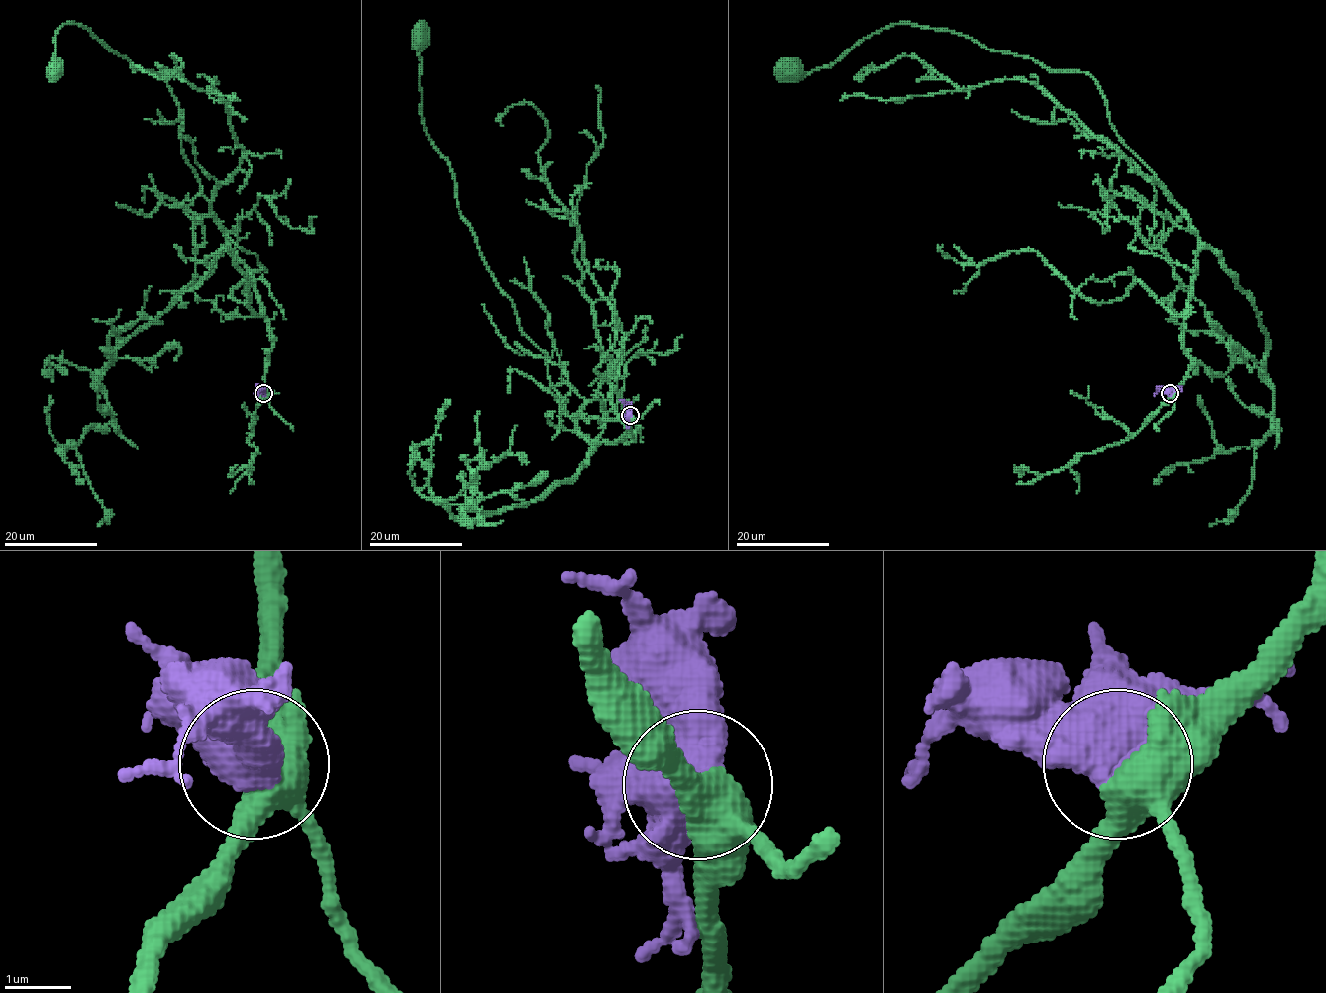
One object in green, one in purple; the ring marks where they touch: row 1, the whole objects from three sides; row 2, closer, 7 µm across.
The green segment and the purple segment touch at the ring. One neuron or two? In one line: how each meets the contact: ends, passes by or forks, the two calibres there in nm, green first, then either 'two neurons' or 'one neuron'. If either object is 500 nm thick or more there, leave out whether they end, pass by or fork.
500/800 nm | two neurons

